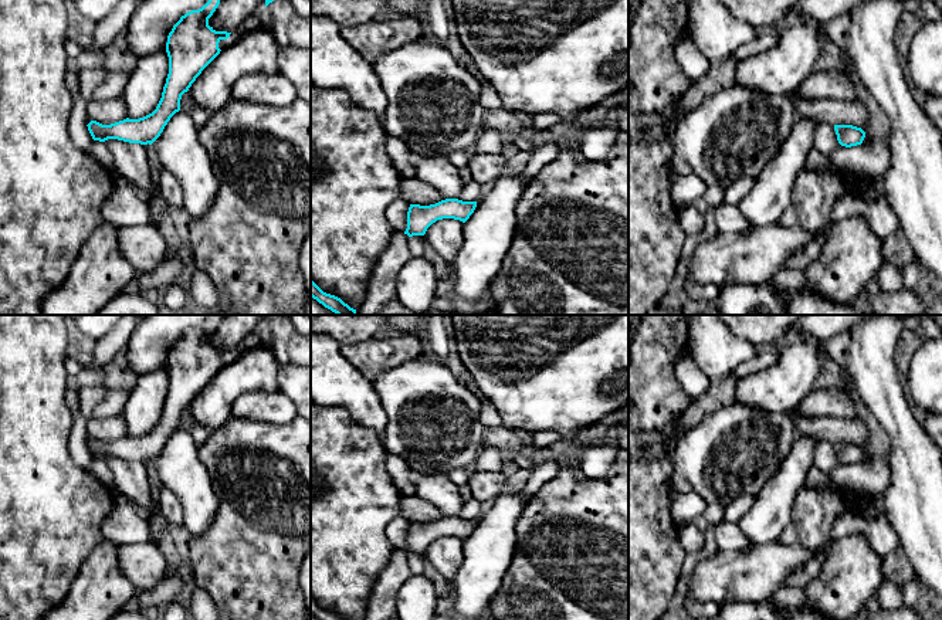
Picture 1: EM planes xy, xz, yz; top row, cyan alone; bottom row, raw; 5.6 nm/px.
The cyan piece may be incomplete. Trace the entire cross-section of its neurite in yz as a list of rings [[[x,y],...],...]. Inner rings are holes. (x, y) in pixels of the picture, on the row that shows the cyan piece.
[[[834,125],[834,131],[838,143],[846,148],[861,145],[865,138],[865,132],[853,125]]]

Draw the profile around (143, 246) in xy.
[[[152,224],[118,228],[119,248],[138,274],[155,270],[166,258],[167,241]]]

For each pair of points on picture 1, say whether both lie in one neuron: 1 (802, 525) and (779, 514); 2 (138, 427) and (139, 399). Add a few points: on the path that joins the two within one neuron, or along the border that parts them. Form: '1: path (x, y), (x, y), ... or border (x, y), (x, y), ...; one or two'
1: border (802, 488), (795, 498), (790, 521), (778, 539); two
2: path (139, 420), (139, 406); one

